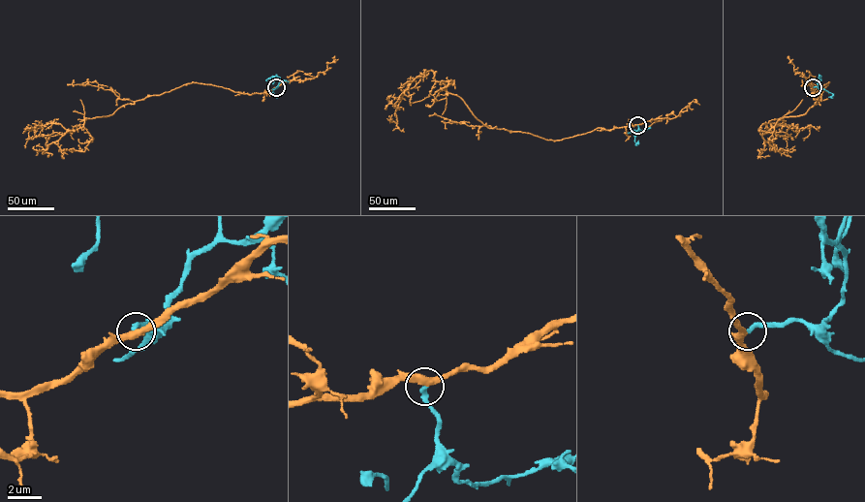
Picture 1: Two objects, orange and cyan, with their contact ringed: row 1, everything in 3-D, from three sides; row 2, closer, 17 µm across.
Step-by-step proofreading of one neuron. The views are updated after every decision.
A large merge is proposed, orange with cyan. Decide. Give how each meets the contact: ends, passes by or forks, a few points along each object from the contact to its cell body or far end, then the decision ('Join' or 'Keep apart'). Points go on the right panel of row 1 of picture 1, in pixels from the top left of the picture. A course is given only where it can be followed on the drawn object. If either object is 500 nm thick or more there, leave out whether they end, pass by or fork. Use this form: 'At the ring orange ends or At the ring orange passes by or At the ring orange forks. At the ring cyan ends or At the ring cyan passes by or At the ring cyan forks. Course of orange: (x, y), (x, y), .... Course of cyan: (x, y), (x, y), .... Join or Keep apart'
At the ring orange passes by. At the ring cyan ends. Course of orange: (813, 87), (818, 94), (828, 82), (805, 113), (758, 130), (763, 123), (811, 125), (804, 141). Course of cyan: (813, 87), (818, 86), (819, 76), (820, 80). Join

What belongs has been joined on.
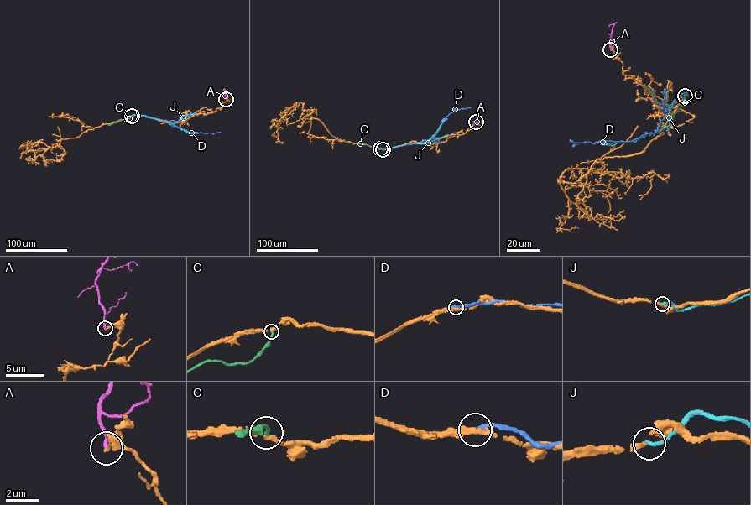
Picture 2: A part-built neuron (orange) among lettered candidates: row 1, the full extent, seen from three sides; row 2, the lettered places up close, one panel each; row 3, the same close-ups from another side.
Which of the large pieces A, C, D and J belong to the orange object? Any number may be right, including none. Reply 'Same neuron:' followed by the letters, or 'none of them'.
Same neuron: none of them

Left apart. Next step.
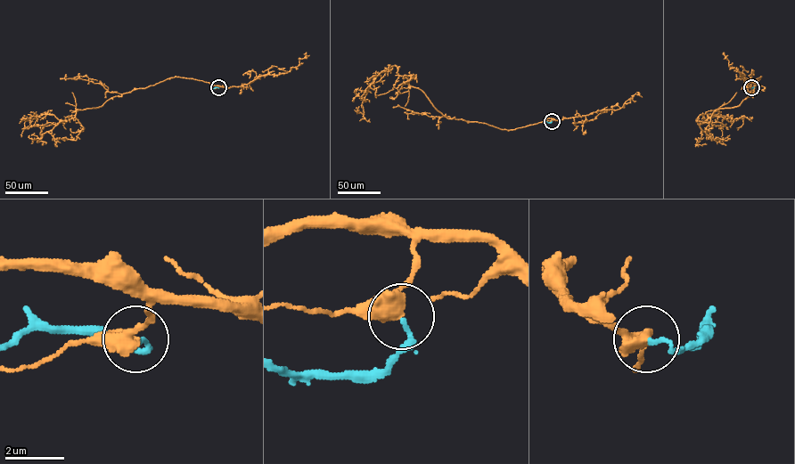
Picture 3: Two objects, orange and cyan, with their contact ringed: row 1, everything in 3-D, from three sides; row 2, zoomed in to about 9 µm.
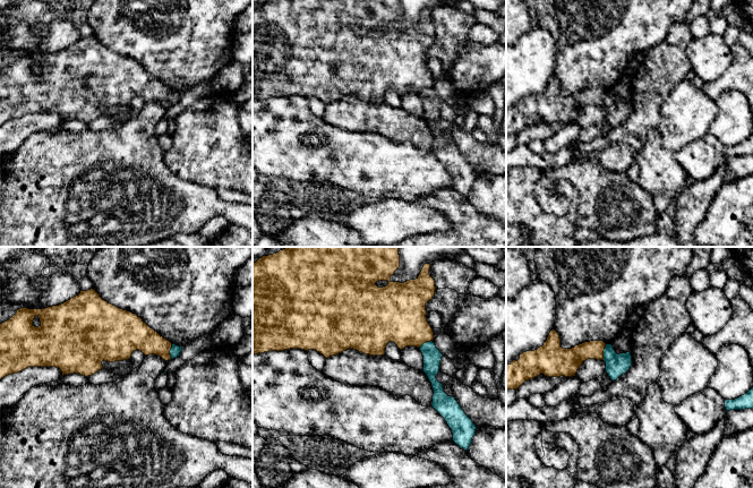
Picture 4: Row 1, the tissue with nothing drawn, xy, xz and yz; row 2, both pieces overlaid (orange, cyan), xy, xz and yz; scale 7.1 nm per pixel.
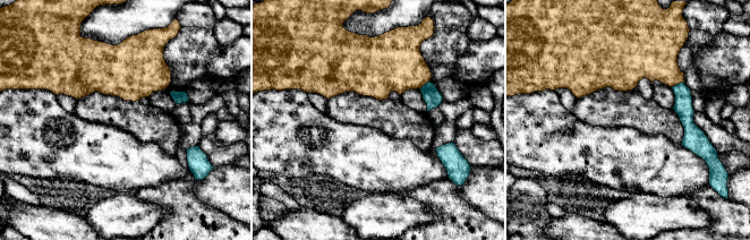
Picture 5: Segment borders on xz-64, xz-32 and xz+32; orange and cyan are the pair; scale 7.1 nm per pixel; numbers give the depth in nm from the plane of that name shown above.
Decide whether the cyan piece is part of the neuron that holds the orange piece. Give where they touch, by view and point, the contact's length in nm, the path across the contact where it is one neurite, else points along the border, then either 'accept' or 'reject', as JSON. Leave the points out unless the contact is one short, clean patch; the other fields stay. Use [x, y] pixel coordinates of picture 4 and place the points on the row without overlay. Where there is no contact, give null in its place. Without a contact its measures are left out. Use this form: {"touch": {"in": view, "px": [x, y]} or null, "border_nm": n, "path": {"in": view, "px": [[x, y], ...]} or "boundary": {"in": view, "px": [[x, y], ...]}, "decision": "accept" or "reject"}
{"touch": {"in": "yz", "px": [602, 99]}, "border_nm": 110, "boundary": {"in": "yz", "px": [[606, 91], [602, 97], [602, 105]]}, "decision": "reject"}

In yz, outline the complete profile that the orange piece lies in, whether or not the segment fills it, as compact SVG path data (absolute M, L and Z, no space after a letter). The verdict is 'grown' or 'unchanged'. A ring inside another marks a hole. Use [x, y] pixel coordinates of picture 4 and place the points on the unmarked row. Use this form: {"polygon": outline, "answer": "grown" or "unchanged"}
{"polygon": "M550 77L547 87L534 97L520 101L520 105L506 111L506 136L517 136L525 127L540 120L547 123L572 123L583 108L604 106L604 87L590 87L563 95L558 79Z", "answer": "unchanged"}

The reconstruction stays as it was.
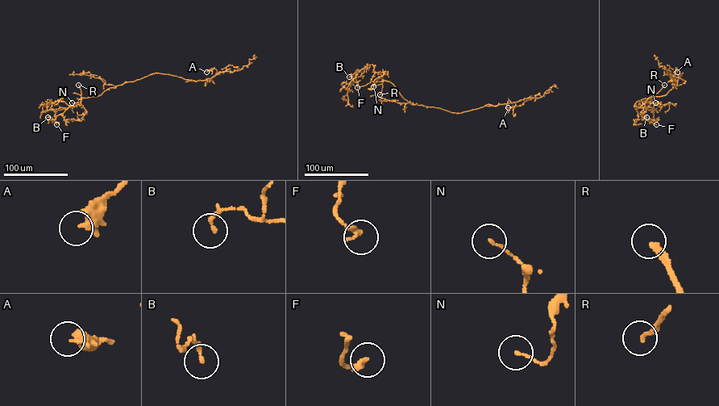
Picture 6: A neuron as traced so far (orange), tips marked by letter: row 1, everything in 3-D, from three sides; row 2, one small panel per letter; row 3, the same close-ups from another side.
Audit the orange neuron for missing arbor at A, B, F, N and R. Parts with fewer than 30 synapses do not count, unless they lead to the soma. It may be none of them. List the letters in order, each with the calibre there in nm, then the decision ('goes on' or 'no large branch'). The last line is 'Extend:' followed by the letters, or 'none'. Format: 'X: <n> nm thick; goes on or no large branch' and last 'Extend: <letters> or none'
A: 400 nm thick; no large branch
B: 190 nm thick; no large branch
F: 200 nm thick; no large branch
N: 110 nm thick; no large branch
R: 240 nm thick; goes on
Extend: R

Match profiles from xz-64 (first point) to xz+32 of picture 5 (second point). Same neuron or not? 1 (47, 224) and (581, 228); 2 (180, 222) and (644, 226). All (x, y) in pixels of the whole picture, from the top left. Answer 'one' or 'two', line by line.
1: one
2: two

